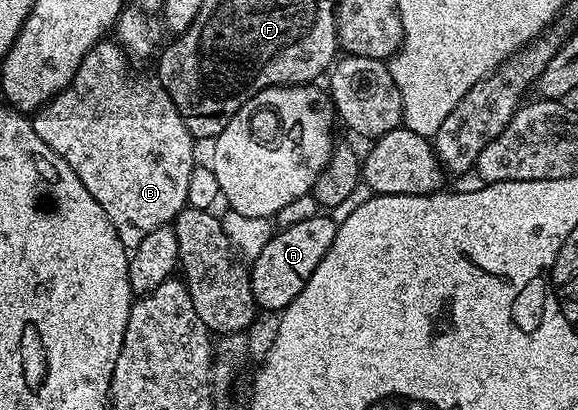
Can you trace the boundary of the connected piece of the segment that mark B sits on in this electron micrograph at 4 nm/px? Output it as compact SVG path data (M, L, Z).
M116 41L96 42L91 52L83 56L71 84L36 111L31 121L35 132L39 132L39 140L71 164L75 176L83 180L83 188L107 212L126 251L132 252L155 228L170 225L186 209L187 184L195 165L195 139L156 77L136 78L129 71L129 62L130 55Z

